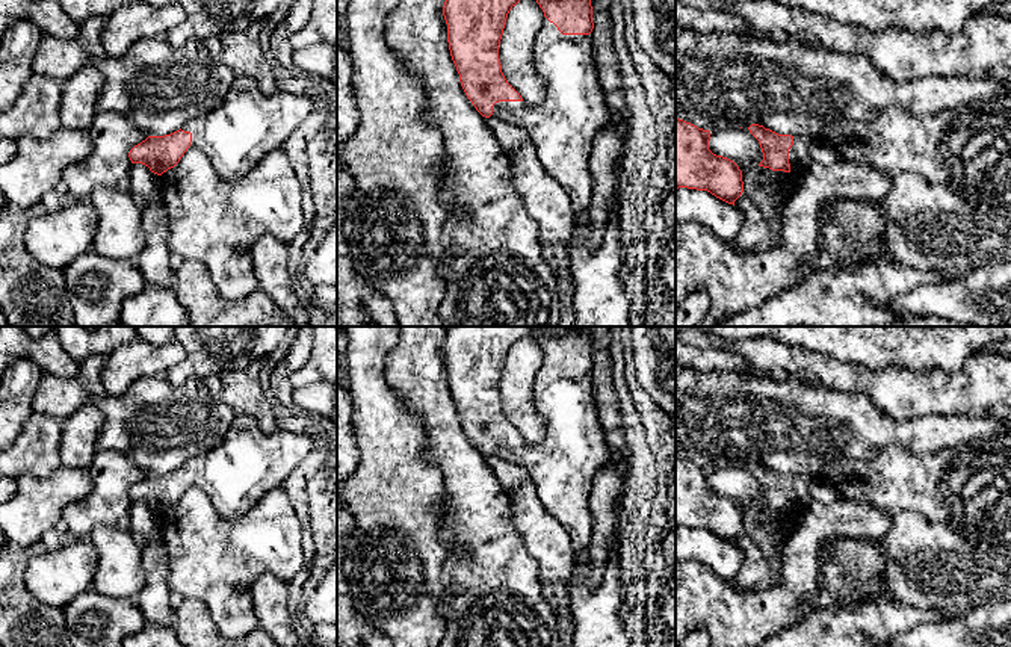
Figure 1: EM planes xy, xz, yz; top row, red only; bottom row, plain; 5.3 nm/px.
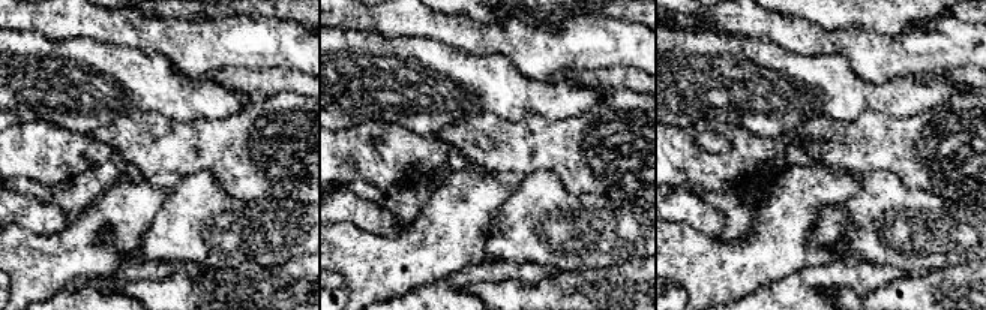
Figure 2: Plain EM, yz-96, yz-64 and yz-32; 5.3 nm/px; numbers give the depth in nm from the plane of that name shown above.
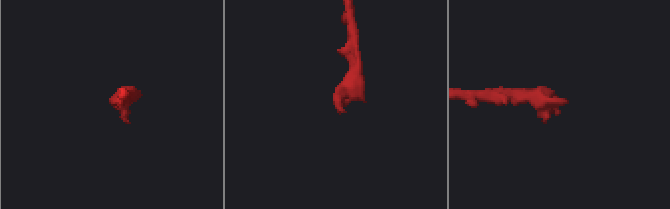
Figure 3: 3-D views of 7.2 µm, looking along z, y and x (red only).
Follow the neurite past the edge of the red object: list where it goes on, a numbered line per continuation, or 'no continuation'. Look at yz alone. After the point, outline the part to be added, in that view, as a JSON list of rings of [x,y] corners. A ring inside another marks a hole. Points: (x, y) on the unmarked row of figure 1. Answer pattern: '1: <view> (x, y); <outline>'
1: yz (800, 499); [[[793,476],[793,484],[789,488],[790,511],[798,514],[807,509],[813,500],[808,493],[808,479],[802,476]]]

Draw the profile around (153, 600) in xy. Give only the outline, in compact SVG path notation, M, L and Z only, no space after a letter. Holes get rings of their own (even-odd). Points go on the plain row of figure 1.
M162 540L147 541L142 547L142 570L145 584L134 597L147 623L172 627L169 587L168 587L168 549Z

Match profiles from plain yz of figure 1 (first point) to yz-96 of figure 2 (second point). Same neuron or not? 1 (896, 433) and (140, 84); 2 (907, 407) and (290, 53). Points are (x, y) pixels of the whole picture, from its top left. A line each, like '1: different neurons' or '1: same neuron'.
1: same neuron
2: same neuron

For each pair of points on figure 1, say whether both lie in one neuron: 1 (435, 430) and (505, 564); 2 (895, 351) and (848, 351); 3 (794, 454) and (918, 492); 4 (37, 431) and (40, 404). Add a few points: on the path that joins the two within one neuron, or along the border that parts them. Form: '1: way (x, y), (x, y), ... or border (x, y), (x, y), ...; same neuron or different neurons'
1: way (460, 463), (485, 531); same neuron
2: way (883, 351), (860, 351); same neuron
3: border (862, 460), (840, 457), (830, 461), (816, 476); different neurons
4: border (34, 410), (52, 414), (61, 421); different neurons

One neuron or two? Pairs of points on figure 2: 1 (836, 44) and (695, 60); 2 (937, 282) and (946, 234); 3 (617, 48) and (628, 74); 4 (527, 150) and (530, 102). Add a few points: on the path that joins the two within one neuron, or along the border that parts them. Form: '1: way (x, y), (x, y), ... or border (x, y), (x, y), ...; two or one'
1: border (758, 36), (772, 39), (791, 50), (826, 54); two
2: border (970, 259), (943, 268), (907, 274); two
3: border (640, 68), (601, 68), (590, 72); two
4: border (496, 114), (511, 120), (529, 114), (565, 119); two

